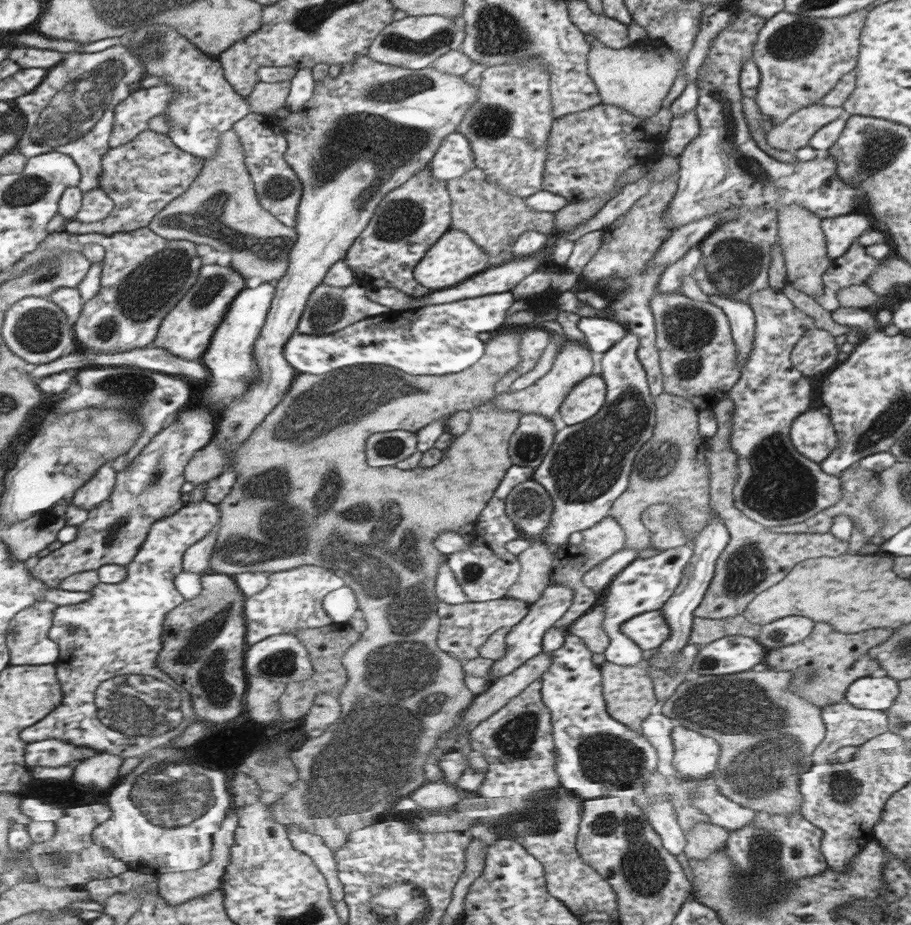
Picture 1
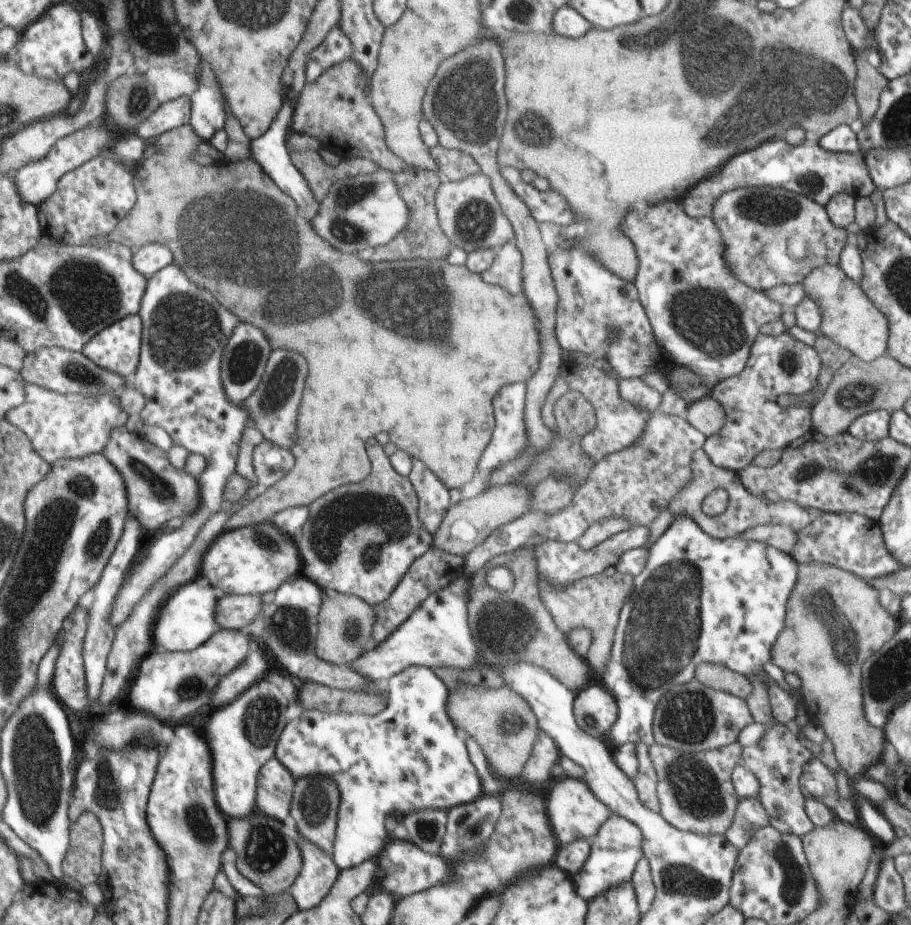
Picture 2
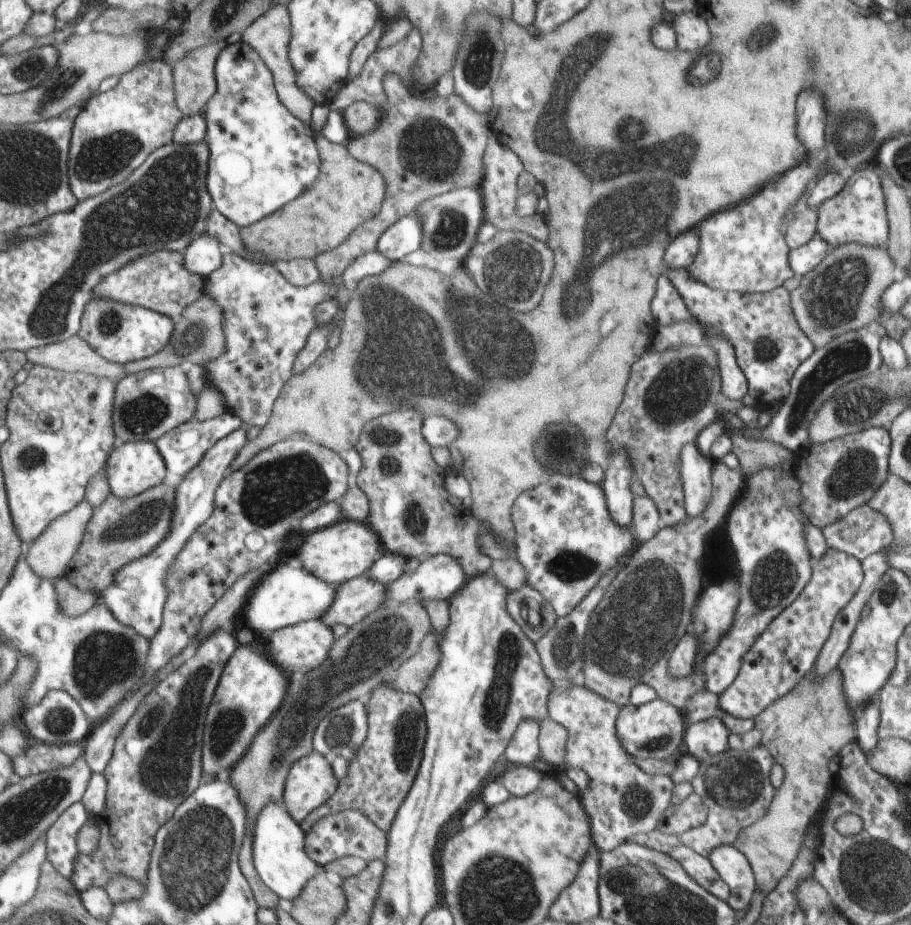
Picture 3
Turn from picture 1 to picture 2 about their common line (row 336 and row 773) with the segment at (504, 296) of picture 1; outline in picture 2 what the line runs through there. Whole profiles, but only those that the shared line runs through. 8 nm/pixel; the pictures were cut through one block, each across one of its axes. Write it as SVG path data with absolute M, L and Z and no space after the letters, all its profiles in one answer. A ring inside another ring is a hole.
M409 666L407 670L401 670L399 674L391 676L387 682L385 682L385 690L387 690L387 696L389 696L389 706L375 714L375 716L365 716L365 714L359 714L359 712L351 712L351 714L325 714L321 710L305 710L303 716L299 716L297 720L289 720L287 724L287 730L283 732L281 740L279 740L279 746L277 746L277 756L299 780L303 778L331 778L339 790L341 790L341 810L339 810L339 836L337 836L337 842L335 842L335 854L333 854L333 860L337 862L337 866L341 870L351 870L353 866L359 866L367 860L377 860L379 858L379 852L383 850L383 846L387 844L387 832L385 832L385 818L387 816L395 816L395 812L399 814L397 818L403 818L401 812L405 814L411 814L411 812L417 812L417 810L451 810L455 806L463 806L465 802L473 802L477 796L481 796L483 788L481 788L481 780L477 776L477 770L473 768L473 764L469 762L469 756L467 756L467 750L465 750L465 740L463 736L457 736L455 728L451 726L449 718L445 716L445 696L447 696L447 686L435 676L433 670L425 668L425 666Z

